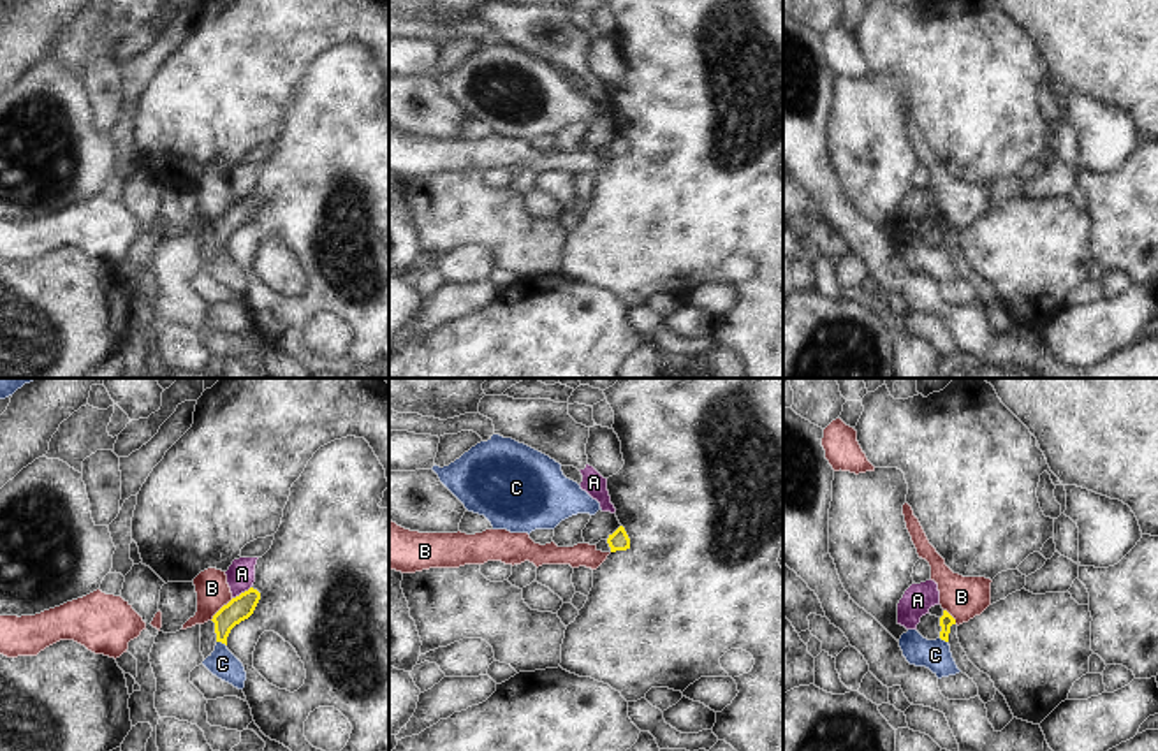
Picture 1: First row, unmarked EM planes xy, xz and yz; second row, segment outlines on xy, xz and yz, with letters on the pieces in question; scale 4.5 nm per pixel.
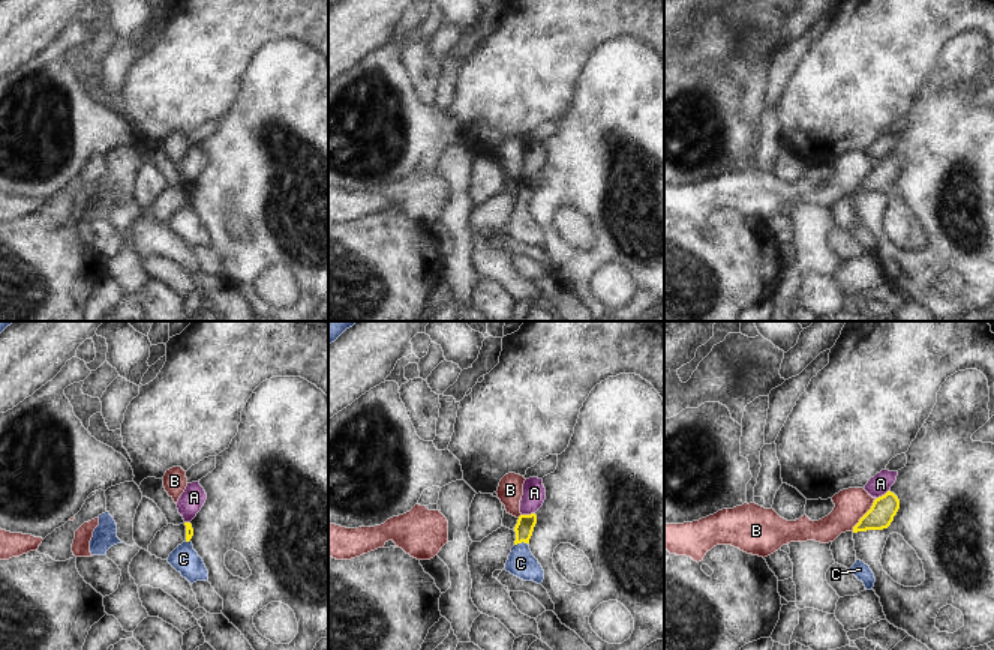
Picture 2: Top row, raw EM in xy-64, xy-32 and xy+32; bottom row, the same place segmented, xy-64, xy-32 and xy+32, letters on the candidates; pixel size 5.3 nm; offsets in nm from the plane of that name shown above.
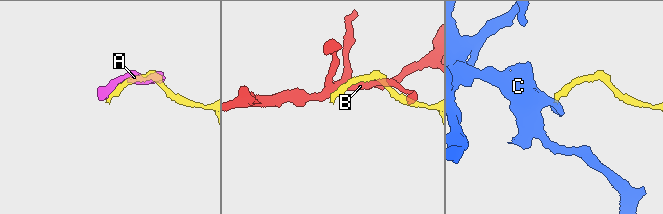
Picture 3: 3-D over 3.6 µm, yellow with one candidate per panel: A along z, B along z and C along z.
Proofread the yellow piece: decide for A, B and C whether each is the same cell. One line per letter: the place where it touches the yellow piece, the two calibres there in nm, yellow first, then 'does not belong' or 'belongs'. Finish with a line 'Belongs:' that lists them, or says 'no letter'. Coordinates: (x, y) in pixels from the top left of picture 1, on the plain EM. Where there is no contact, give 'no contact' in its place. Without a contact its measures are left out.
A: meets yellow in xy at (241, 199); 110 nm thick on the yellow side, 130 nm on the other; does not belong
B: meets yellow in xy at (220, 215); 110 nm thick on the yellow side, 150 nm on the other; does not belong
C: meets yellow in xy at (222, 248); 110 nm thick on the yellow side, 130 nm on the other; belongs
Belongs: C

